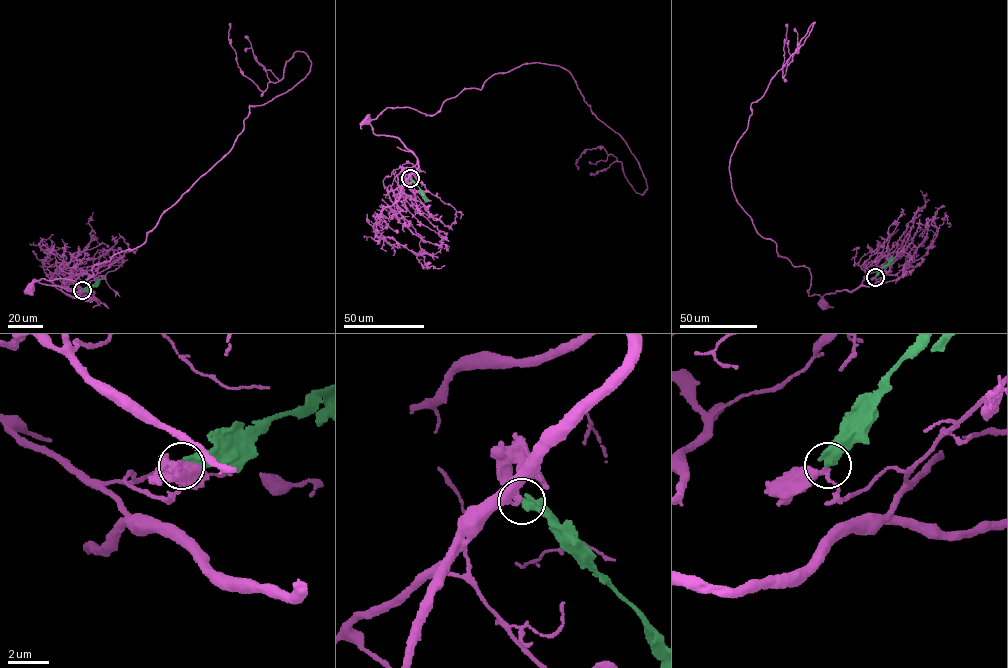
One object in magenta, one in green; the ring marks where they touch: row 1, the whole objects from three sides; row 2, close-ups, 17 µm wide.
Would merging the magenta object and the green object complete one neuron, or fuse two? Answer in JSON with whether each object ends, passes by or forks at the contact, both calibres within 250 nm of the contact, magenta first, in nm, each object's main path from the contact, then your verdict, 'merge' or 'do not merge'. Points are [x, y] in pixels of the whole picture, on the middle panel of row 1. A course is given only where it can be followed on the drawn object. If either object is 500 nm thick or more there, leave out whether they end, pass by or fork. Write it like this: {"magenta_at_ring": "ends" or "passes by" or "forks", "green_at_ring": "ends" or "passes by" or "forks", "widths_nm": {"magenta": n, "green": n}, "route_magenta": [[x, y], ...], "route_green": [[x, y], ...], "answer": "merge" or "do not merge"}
{"magenta_at_ring": "passes by", "green_at_ring": "ends", "widths_nm": {"magenta": 240, "green": 400}, "route_magenta": [[409, 179], [418, 167], [416, 156], [397, 137], [377, 135], [369, 121], [365, 121]], "route_green": [[410, 178], [429, 201]], "answer": "merge"}

